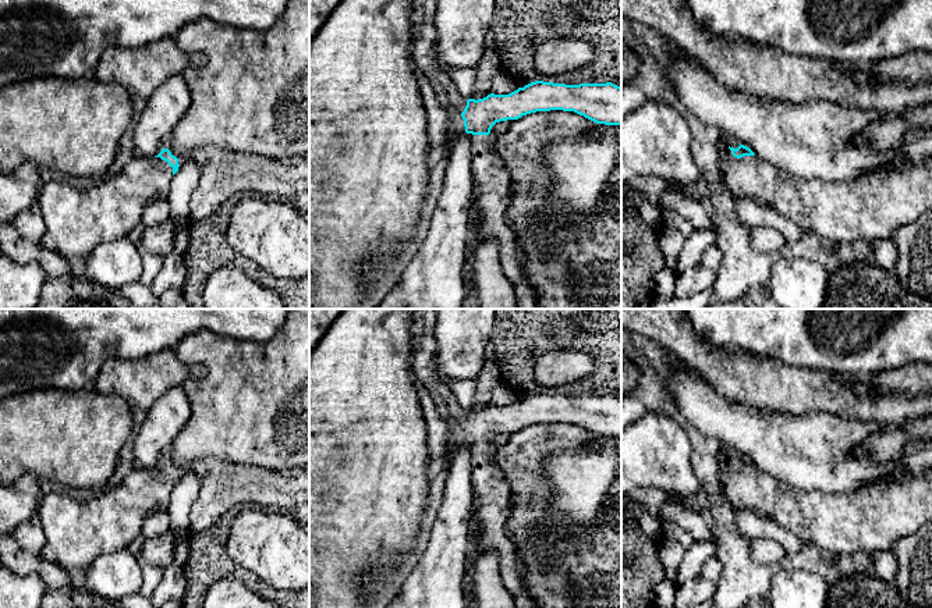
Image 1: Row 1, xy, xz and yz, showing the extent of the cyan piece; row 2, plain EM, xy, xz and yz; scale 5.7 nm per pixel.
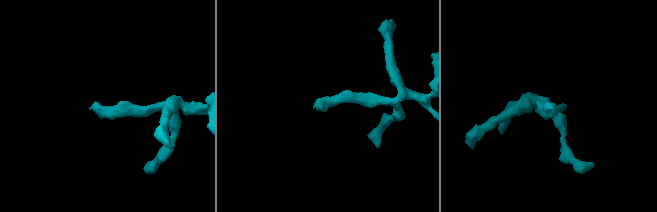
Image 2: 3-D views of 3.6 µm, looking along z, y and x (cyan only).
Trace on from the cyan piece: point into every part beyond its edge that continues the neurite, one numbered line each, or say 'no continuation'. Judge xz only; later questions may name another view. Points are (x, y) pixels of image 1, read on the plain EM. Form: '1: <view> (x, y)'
1: xz (491, 489)

